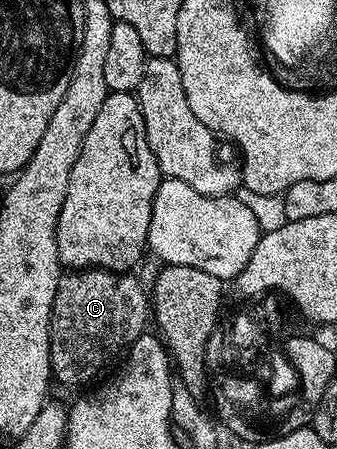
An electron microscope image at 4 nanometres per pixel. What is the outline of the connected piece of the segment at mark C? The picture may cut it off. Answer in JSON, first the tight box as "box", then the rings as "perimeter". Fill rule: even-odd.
{"box":[51,268,149,384],"perimeter":[[[103,268],[71,270],[60,275],[51,311],[51,375],[63,384],[91,380],[118,352],[126,353],[131,343],[149,324],[149,292],[138,275],[106,272]]]}

